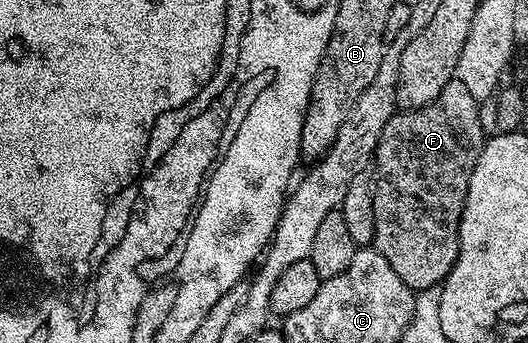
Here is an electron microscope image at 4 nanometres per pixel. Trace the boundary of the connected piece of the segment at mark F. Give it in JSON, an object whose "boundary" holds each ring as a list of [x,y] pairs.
{"boundary":[[[456,79],[450,81],[448,87],[444,87],[444,91],[440,91],[440,95],[436,95],[436,99],[432,99],[432,103],[428,103],[419,109],[404,109],[394,112],[392,119],[388,119],[388,123],[384,126],[384,131],[380,135],[378,150],[372,158],[374,210],[376,211],[376,231],[374,232],[373,248],[377,249],[380,255],[384,255],[384,259],[388,259],[388,263],[392,266],[392,271],[396,271],[396,275],[400,275],[400,279],[404,279],[407,287],[415,291],[441,286],[442,282],[446,280],[446,277],[452,271],[452,267],[458,264],[460,219],[463,216],[462,212],[466,204],[468,187],[471,185],[472,171],[476,167],[476,163],[480,161],[480,151],[484,144],[484,136],[482,137],[482,113],[478,109],[481,109],[480,103],[472,95],[472,91],[468,91],[468,87],[464,87],[464,83],[460,83]]]}

